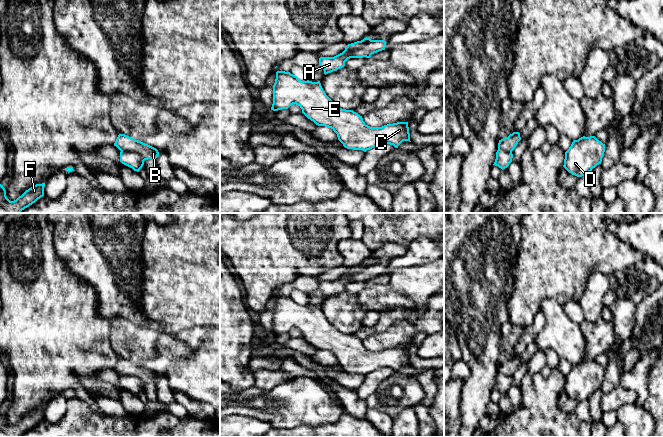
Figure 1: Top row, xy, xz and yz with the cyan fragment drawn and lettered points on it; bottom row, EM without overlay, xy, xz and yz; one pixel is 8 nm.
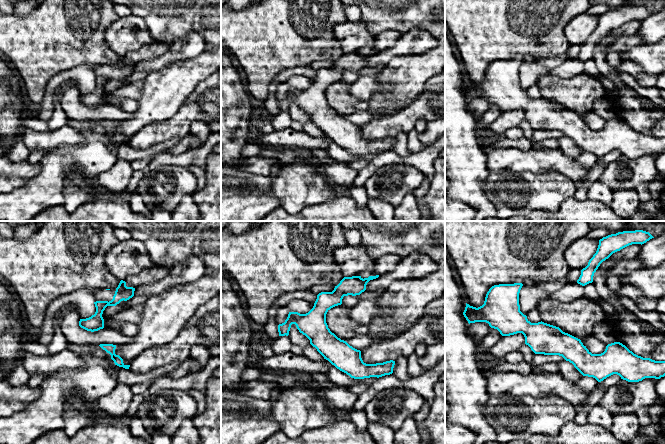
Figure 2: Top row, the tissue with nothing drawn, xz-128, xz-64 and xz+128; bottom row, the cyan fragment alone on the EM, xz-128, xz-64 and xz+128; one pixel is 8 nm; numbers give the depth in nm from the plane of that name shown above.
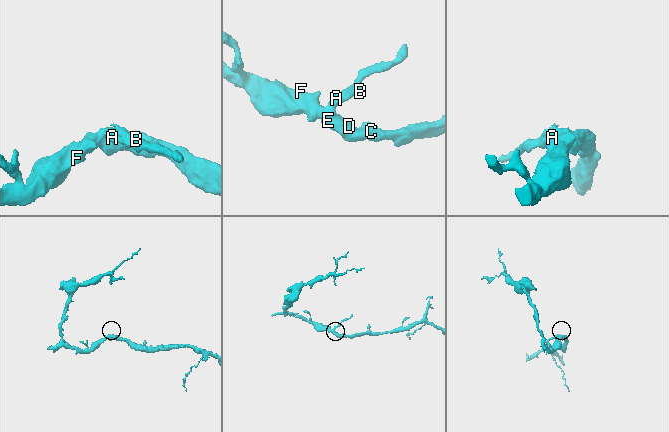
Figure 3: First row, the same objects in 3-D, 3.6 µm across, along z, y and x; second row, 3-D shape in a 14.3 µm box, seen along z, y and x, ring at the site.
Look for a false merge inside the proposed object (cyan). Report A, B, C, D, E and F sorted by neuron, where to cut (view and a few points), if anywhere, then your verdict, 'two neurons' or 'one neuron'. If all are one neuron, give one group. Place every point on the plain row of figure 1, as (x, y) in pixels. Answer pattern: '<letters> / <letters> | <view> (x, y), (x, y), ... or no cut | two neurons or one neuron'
A C D E F / B | xz (369, 262), (361, 271), (343, 276) | two neurons

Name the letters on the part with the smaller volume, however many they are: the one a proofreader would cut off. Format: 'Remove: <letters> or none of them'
Remove: B

